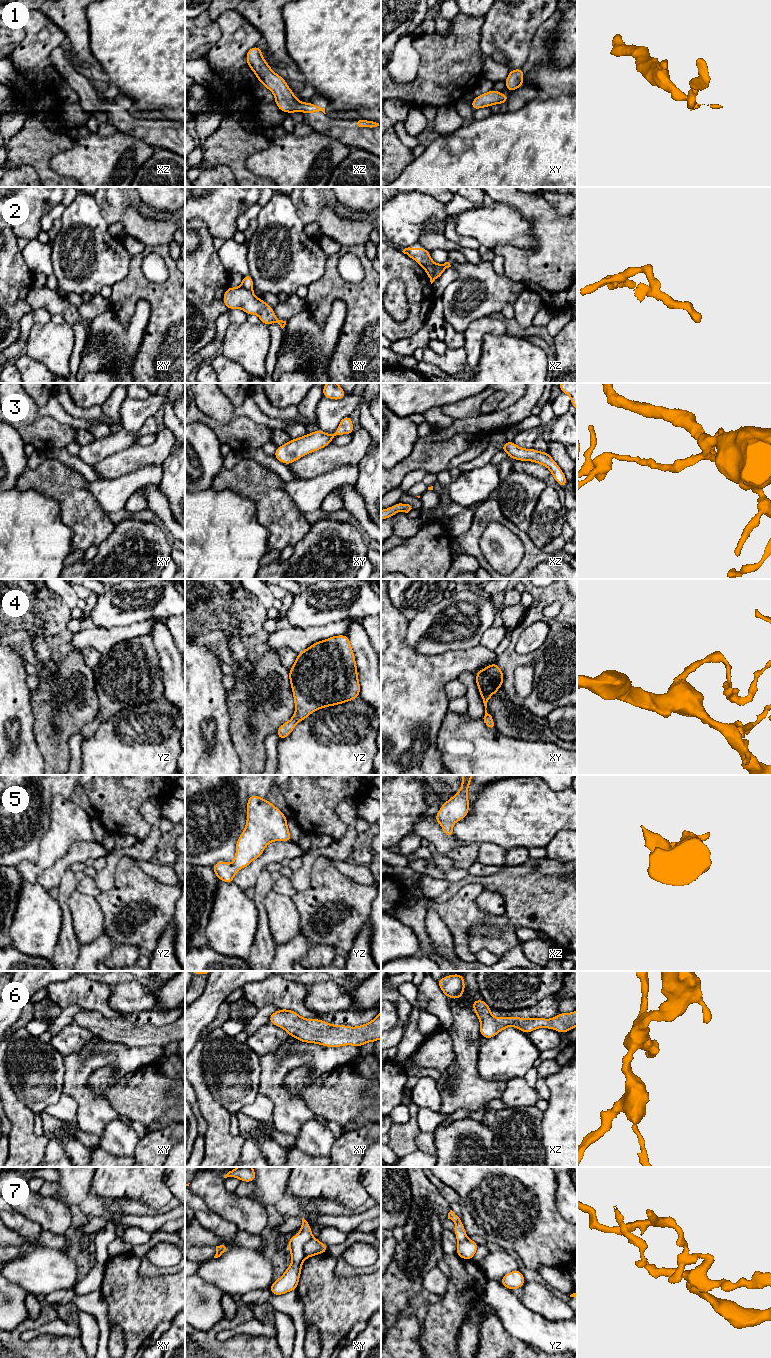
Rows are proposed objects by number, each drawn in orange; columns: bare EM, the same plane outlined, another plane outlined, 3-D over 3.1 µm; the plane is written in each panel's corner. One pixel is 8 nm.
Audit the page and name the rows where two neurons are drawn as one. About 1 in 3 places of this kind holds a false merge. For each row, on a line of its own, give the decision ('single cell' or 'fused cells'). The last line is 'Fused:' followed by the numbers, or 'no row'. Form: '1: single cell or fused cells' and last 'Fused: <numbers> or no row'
1: single cell
2: fused cells
3: single cell
4: single cell
5: single cell
6: single cell
7: fused cells
Fused: 2, 7

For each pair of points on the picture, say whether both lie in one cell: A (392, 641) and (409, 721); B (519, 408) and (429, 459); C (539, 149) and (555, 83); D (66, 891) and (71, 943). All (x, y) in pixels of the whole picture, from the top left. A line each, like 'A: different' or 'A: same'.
A: same
B: same
C: different
D: same

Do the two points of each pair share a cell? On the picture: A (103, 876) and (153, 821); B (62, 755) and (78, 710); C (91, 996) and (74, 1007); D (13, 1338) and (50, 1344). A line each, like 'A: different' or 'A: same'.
A: same
B: same
C: different
D: same

